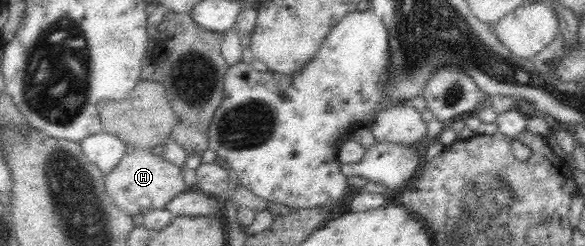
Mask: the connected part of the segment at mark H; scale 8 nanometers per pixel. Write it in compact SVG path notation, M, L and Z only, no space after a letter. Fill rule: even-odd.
M129 149L115 169L105 175L104 184L113 204L131 216L165 209L167 203L186 191L179 167L166 162L161 156L153 156L149 150L141 149Z

